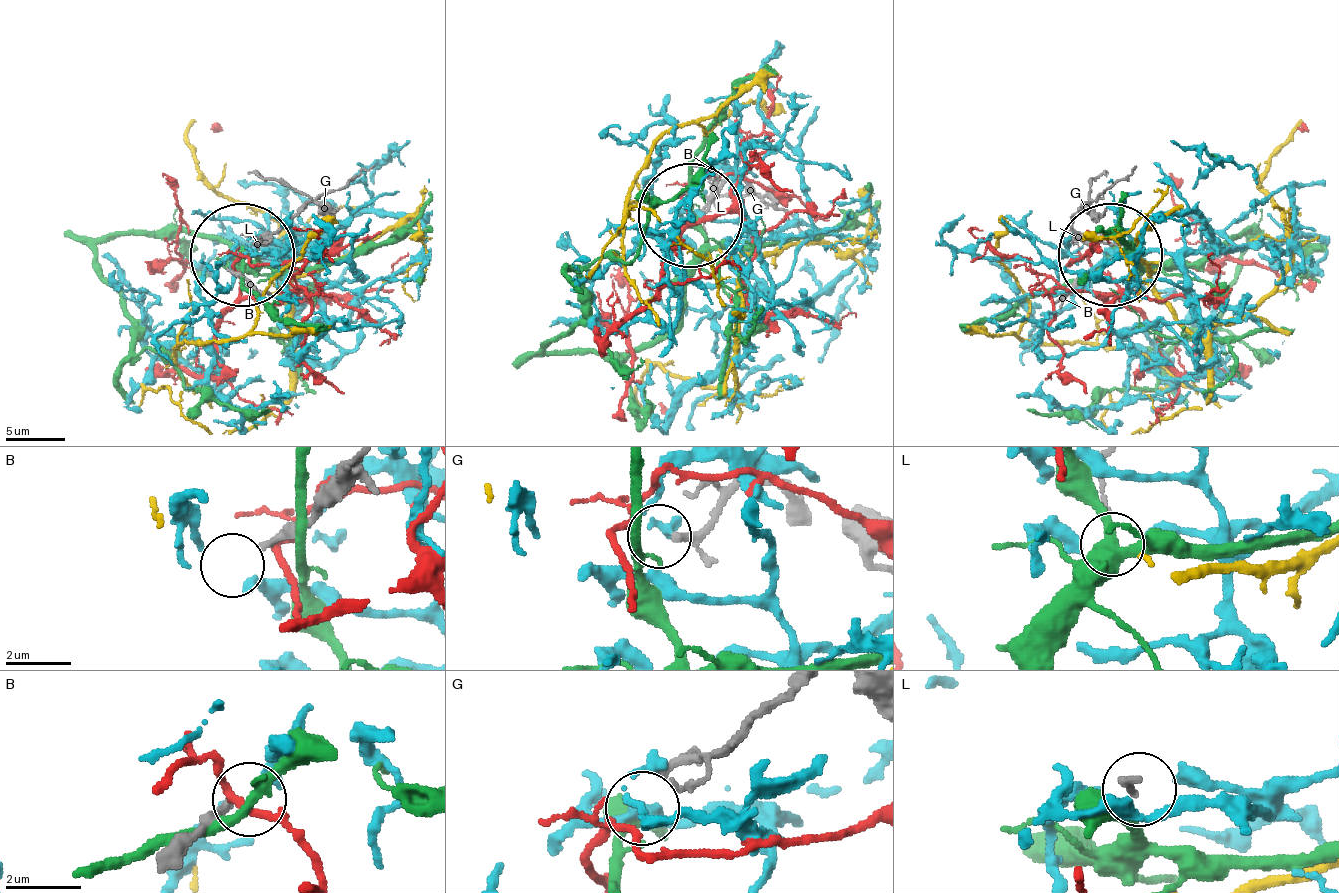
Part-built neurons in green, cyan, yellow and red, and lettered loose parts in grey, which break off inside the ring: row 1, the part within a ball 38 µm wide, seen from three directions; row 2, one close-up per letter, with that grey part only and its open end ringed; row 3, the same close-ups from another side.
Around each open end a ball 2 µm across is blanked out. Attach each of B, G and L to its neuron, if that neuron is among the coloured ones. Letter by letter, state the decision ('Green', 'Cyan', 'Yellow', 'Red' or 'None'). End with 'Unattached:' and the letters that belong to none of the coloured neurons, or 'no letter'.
B: Cyan
G: Red
L: None
Unattached: L

